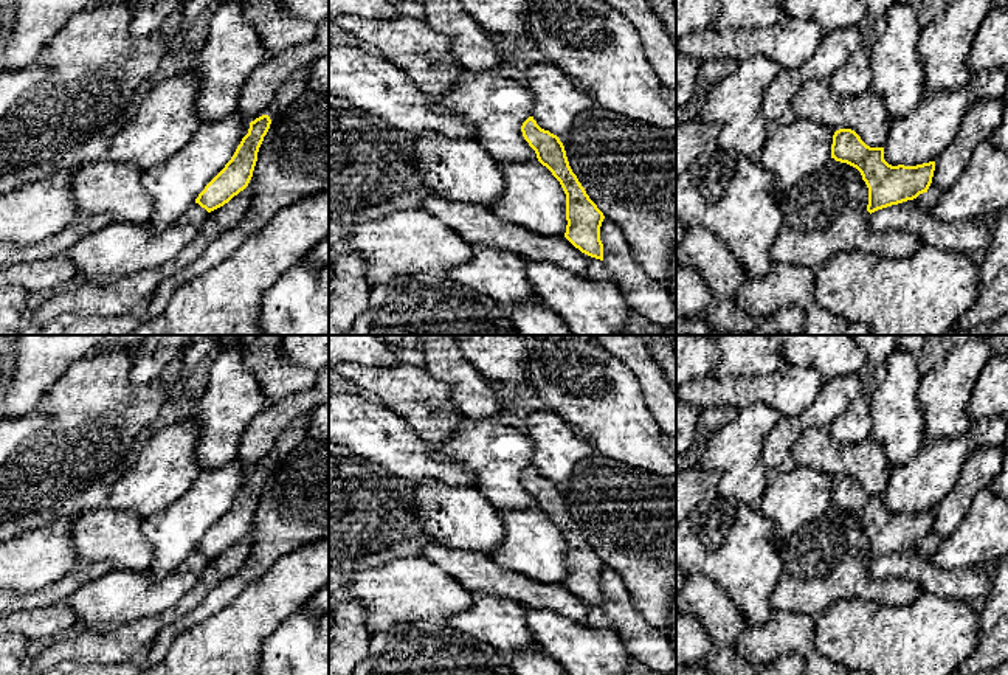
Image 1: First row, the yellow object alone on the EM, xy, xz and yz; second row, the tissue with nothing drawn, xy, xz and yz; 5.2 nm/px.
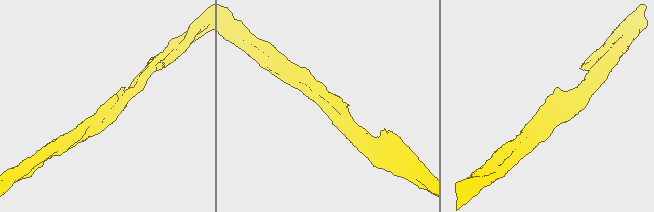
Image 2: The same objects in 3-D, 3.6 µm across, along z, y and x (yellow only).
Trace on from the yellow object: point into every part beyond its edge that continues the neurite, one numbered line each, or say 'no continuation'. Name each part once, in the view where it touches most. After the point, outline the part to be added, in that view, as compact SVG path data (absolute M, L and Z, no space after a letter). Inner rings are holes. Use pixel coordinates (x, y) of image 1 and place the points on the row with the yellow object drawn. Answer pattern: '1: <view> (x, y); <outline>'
no continuation

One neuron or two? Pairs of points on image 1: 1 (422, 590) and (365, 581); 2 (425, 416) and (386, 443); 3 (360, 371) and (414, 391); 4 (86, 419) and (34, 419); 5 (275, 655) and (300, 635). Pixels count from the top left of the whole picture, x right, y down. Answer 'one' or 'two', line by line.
1: one
2: two
3: one
4: two
5: one

